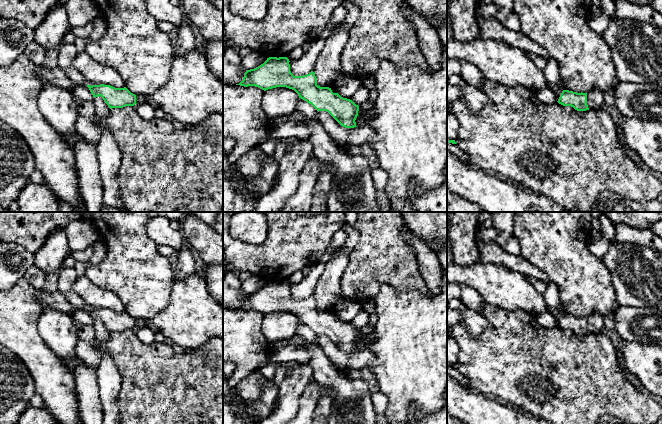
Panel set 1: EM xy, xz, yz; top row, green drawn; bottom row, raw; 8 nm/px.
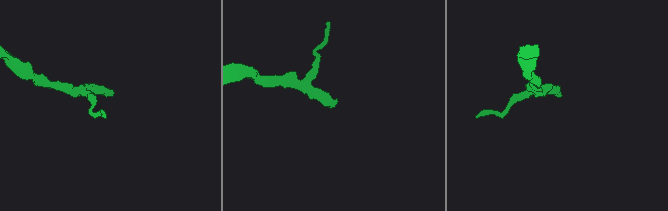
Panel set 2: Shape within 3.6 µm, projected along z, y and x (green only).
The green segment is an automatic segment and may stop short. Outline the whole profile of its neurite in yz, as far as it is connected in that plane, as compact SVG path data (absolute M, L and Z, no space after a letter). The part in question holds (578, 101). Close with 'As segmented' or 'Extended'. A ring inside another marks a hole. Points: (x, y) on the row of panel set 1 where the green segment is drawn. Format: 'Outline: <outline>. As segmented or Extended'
Outline: M563 90L557 102L563 106L571 106L577 111L589 110L587 105L587 93Z. As segmented

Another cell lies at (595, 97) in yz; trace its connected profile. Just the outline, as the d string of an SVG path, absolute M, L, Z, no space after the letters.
M593 88L587 92L587 105L589 109L600 109L605 100L605 92Z

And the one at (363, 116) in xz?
M364 105L359 106L358 116L355 120L356 127L360 126L360 125L363 125L365 122L372 119L375 115L374 105L371 108L366 109L366 110L362 109L363 106Z

